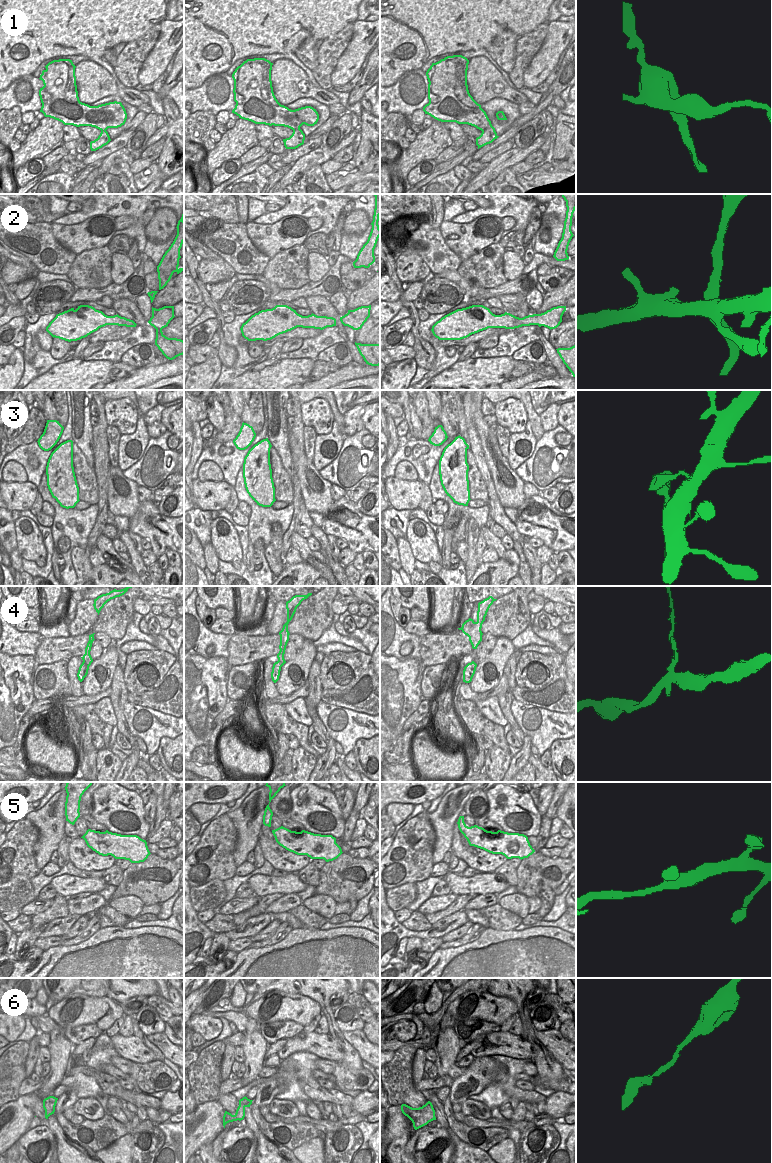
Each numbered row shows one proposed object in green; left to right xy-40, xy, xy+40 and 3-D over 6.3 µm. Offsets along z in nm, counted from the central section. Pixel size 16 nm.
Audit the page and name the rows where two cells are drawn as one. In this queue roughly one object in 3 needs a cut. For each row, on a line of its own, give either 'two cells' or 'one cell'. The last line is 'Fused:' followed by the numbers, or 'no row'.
1: two cells
2: two cells
3: one cell
4: two cells
5: one cell
6: one cell
Fused: 1, 2, 4

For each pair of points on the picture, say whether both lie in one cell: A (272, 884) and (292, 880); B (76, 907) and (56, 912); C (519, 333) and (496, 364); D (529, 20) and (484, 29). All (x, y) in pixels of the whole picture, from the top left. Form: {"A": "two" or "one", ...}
{"A": "one", "B": "two", "C": "two", "D": "one"}

